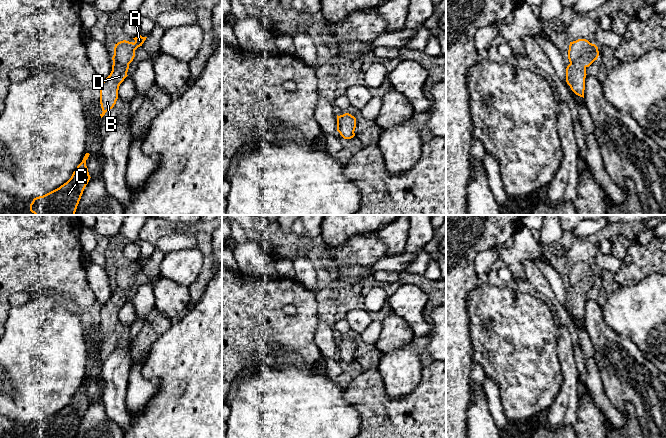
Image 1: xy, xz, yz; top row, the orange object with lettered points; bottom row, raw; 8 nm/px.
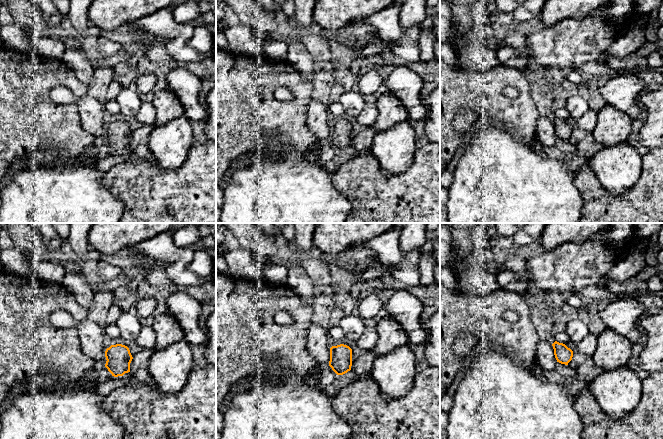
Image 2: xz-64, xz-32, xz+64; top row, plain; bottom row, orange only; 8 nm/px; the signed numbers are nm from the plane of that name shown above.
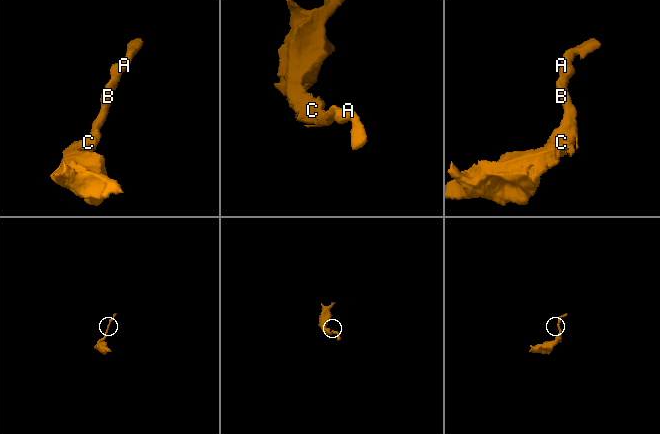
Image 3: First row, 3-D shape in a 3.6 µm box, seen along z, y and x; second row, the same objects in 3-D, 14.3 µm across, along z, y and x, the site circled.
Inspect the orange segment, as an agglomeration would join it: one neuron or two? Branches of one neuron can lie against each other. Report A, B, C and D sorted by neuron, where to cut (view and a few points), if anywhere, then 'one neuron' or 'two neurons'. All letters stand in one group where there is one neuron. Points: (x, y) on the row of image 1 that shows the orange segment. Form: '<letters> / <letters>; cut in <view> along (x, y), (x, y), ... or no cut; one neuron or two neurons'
A B C D; no cut; one neuron

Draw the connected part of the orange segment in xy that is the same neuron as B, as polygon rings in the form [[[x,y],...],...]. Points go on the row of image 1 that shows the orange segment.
[[[140,34],[133,38],[135,42],[126,40],[115,44],[114,55],[112,57],[113,65],[110,75],[101,83],[100,87],[100,104],[102,108],[101,118],[107,111],[112,109],[118,99],[118,90],[120,84],[128,76],[129,64],[135,57],[135,50],[142,46],[147,37]]]

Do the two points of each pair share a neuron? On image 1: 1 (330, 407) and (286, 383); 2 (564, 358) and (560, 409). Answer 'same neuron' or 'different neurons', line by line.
1: same neuron
2: same neuron

